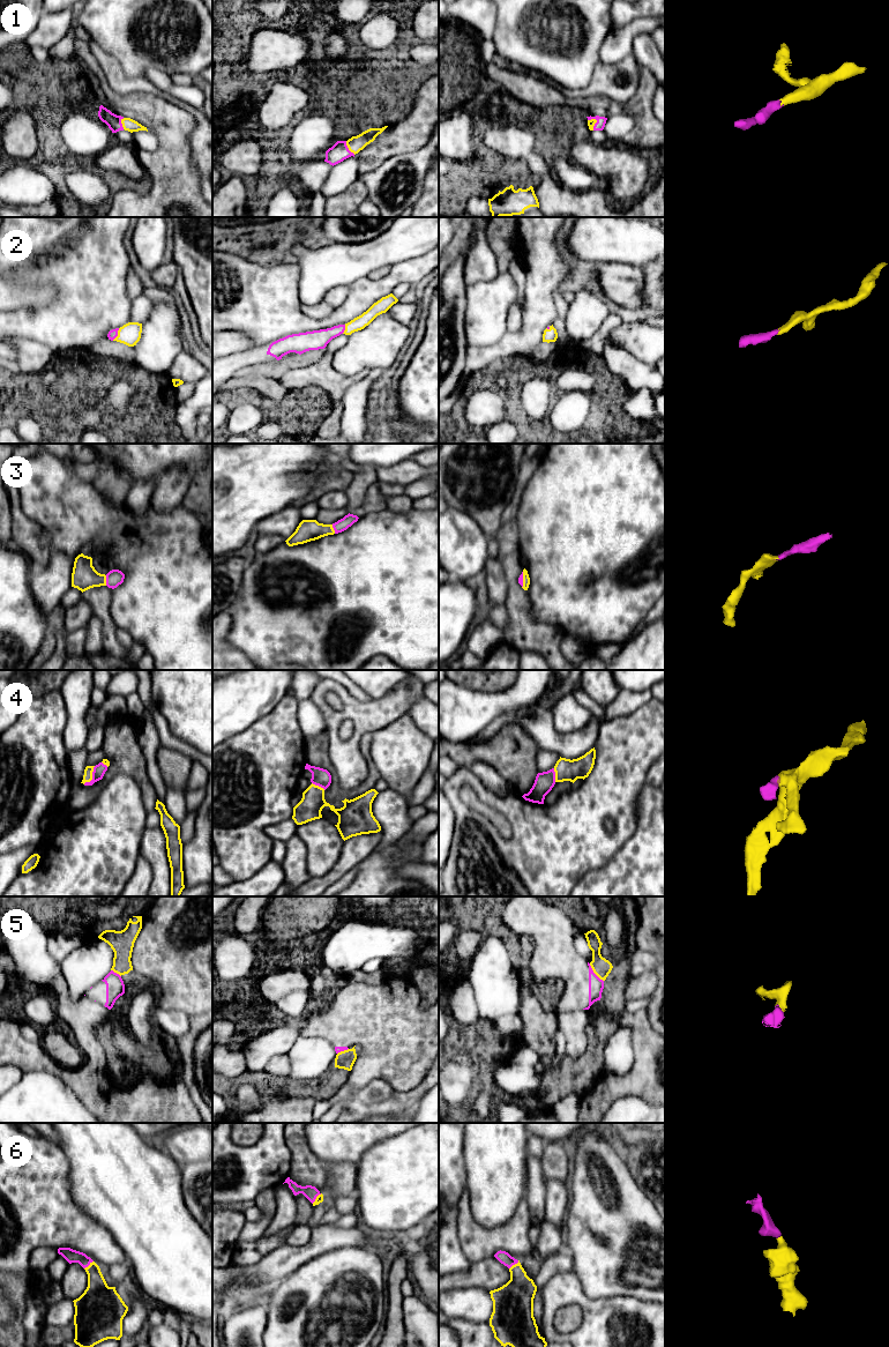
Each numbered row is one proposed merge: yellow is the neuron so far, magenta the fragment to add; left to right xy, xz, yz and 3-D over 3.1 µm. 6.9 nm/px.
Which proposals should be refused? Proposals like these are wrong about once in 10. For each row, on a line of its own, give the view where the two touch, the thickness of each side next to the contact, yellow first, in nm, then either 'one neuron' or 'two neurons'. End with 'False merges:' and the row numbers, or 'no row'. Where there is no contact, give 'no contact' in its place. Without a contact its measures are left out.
1: contact in xz; calibres 110 and 130 nm; one neuron
2: contact in xy; calibres 160 and 70 nm; one neuron
3: contact in xy; calibres 180 and 120 nm; one neuron
4: contact in xy; calibres 60 and 90 nm; one neuron
5: contact in yz; calibres 130 and 110 nm; two neurons
6: contact in yz; calibres 260 and 90 nm; one neuron
False merges: 5

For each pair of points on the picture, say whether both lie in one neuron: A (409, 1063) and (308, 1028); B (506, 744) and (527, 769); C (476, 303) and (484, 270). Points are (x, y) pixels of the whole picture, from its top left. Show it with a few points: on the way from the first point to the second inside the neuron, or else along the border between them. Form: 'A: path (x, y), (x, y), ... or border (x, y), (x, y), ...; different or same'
A: path (383, 1037), (374, 1028), (334, 1028); same
B: path (512, 750), (514, 757), (521, 764); same
C: border (498, 272), (492, 280), (483, 280), (467, 285); different

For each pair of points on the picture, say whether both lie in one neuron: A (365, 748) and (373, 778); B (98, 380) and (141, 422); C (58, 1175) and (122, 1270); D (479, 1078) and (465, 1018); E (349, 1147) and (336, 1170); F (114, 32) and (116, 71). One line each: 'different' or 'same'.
A: same
B: same
C: different
D: different
E: different
F: different

